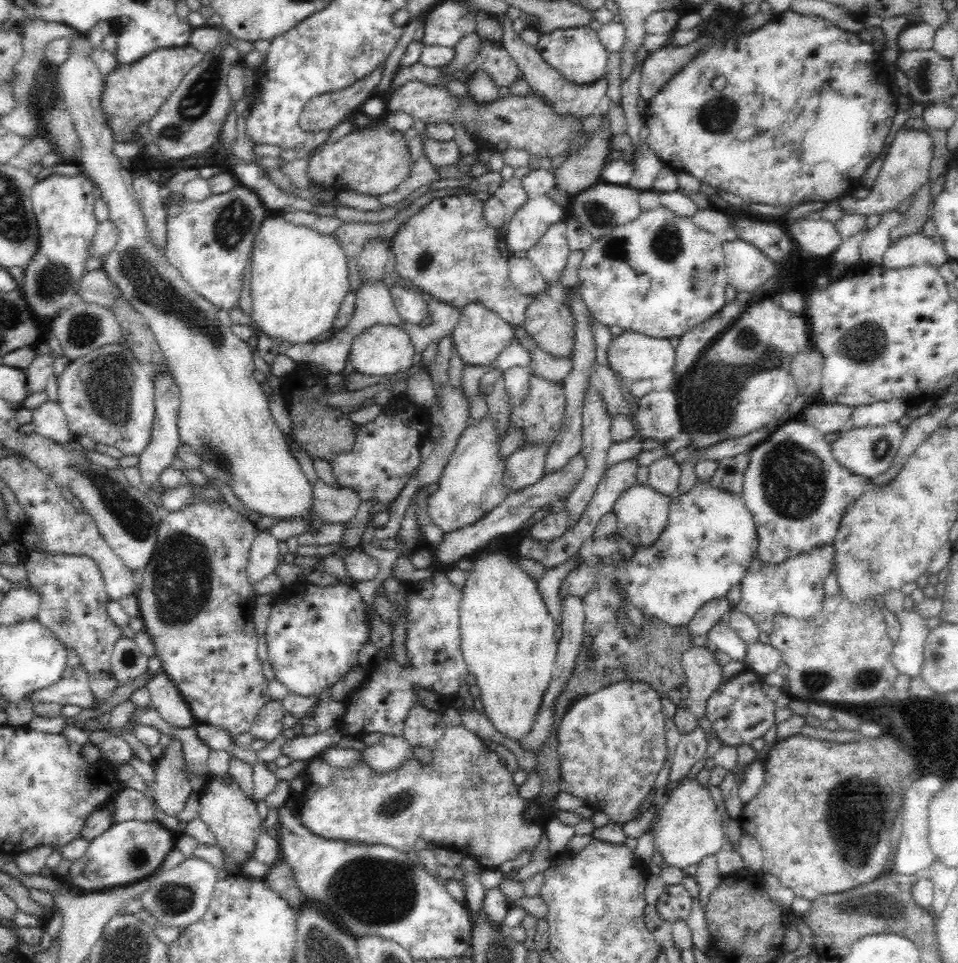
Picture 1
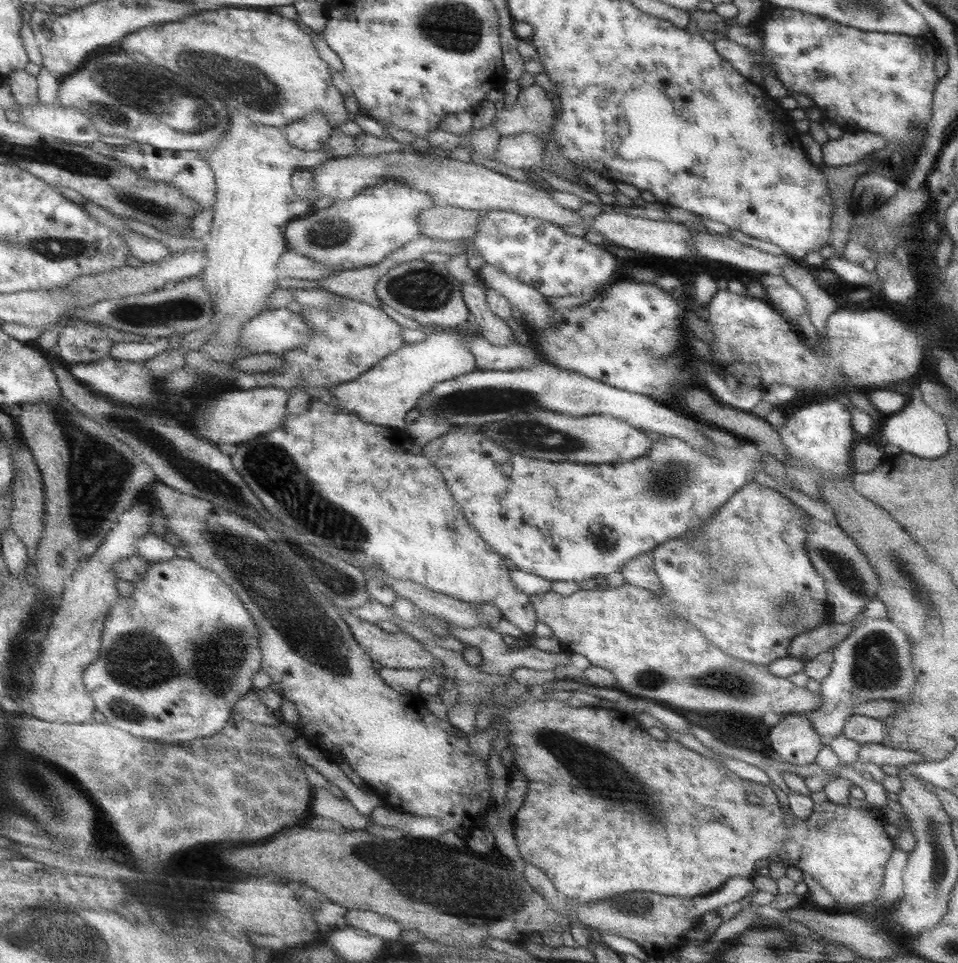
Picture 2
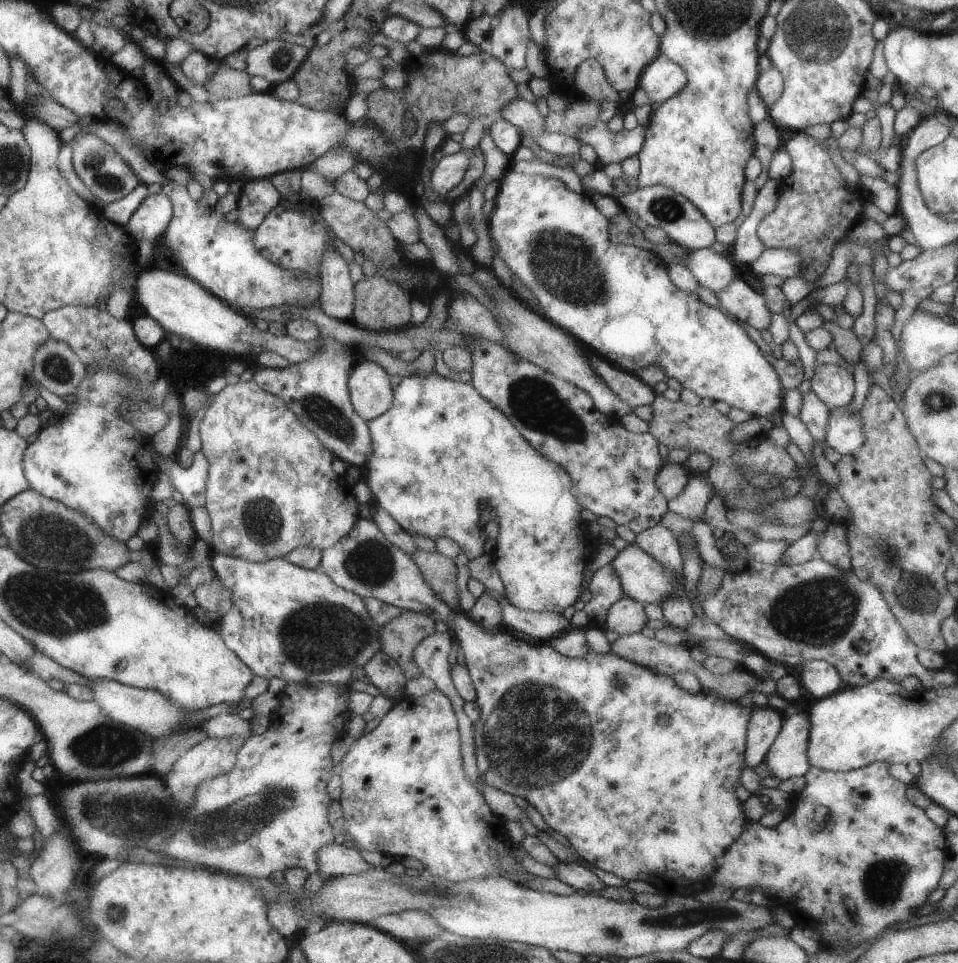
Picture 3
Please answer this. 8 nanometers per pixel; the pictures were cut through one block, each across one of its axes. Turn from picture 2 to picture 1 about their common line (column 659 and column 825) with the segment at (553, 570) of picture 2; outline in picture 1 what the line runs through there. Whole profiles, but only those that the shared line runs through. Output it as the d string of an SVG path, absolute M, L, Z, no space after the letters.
M804 420L783 424L766 440L750 452L750 461L745 473L742 499L754 517L754 526L759 537L758 558L766 564L780 564L786 558L810 553L814 548L833 545L840 528L842 514L854 504L862 492L869 488L871 480L843 468L826 442L823 433Z

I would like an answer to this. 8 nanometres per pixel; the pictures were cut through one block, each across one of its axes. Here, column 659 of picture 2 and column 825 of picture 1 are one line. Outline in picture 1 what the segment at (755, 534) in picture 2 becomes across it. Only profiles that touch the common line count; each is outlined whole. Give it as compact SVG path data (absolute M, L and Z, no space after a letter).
M823 545L814 548L810 553L786 558L780 564L766 564L755 555L741 580L741 598L734 608L751 616L758 625L759 632L768 635L771 633L776 612L797 619L807 619L815 615L822 608L825 599L824 579L830 572L834 554L832 545Z

